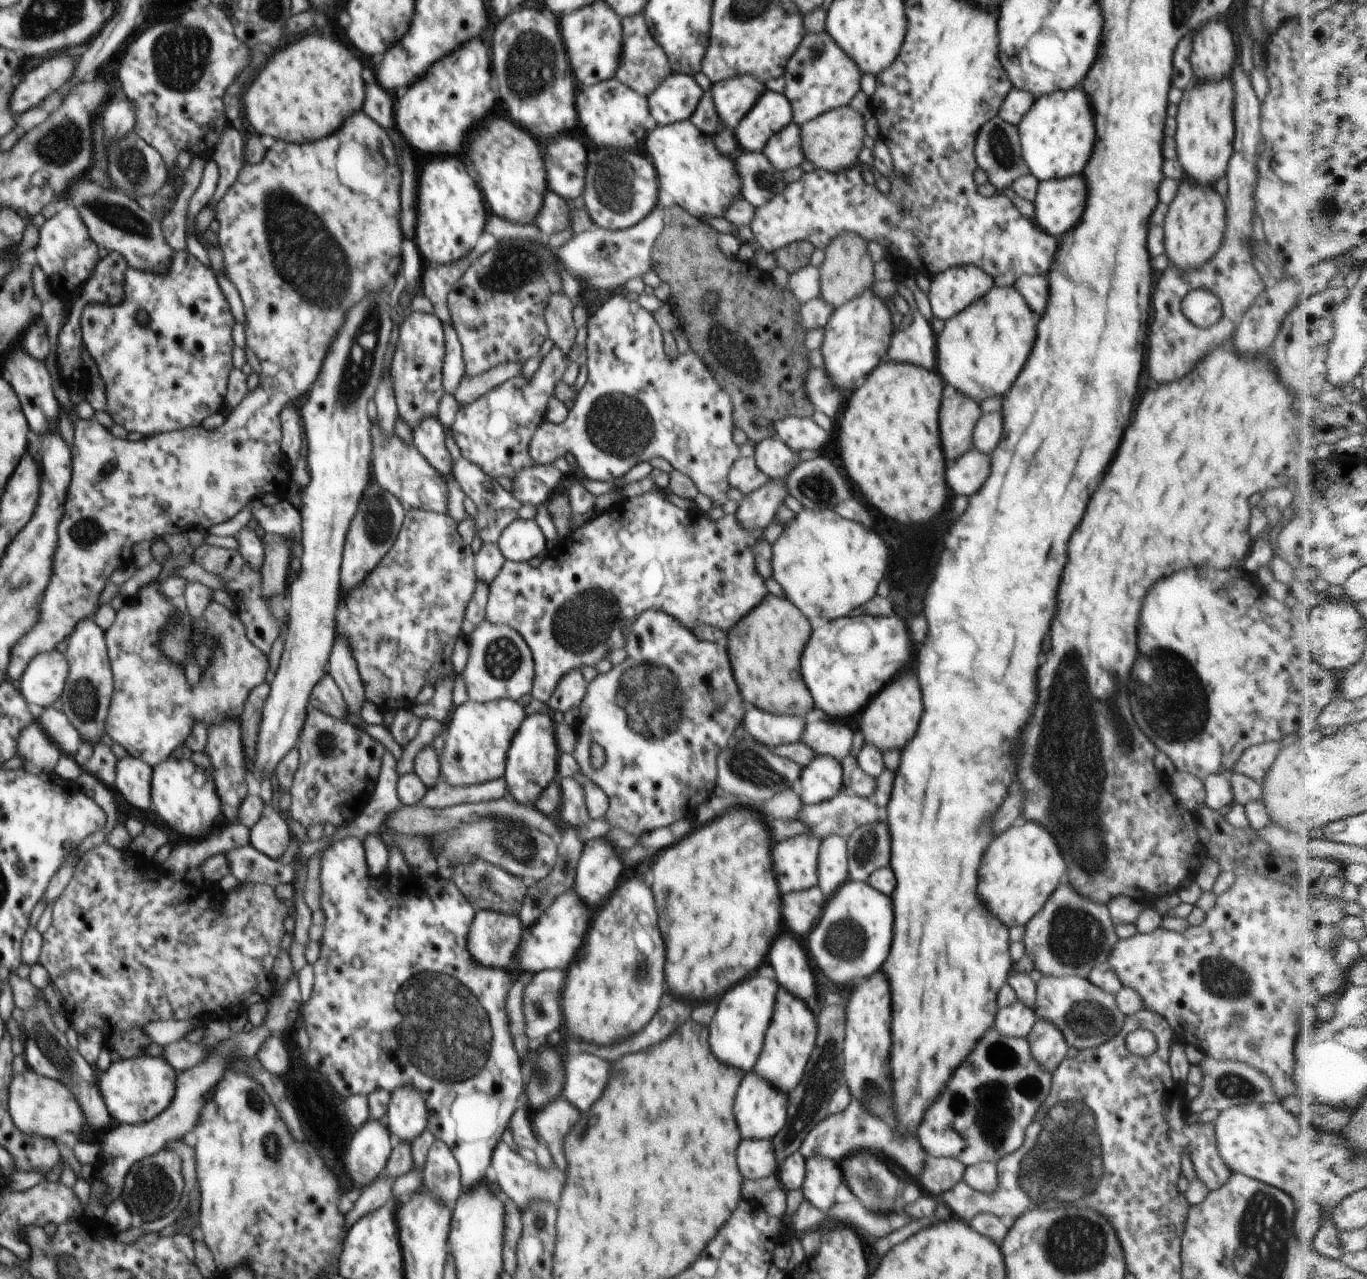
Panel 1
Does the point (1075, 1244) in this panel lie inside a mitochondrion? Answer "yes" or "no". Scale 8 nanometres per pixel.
yes

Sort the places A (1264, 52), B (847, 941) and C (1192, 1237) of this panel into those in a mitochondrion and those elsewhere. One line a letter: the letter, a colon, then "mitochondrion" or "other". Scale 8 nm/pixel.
A: other
B: mitochondrion
C: other

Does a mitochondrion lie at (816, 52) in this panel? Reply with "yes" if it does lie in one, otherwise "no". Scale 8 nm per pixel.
yes

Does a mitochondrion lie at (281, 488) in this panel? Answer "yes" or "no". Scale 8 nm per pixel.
no

